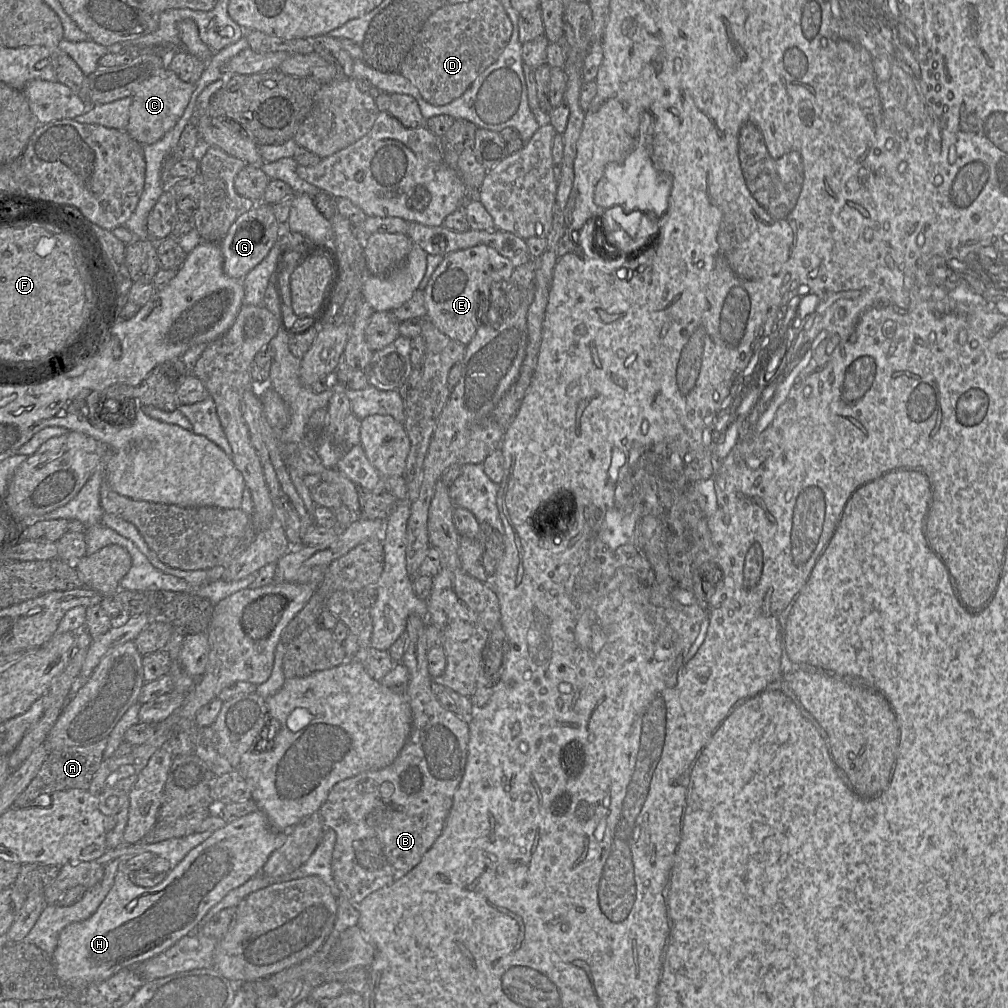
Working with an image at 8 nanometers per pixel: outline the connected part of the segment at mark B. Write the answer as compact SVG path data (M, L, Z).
M426 633L421 635L413 635L413 637L408 637L406 644L405 653L402 659L402 663L407 667L409 672L409 682L405 690L405 696L408 700L409 706L412 712L412 725L411 731L407 742L400 751L397 758L393 763L385 768L379 770L371 770L362 772L351 778L347 778L339 783L337 783L329 792L329 795L319 810L326 829L333 829L336 832L336 844L332 856L332 874L337 888L340 890L350 902L358 905L371 893L391 885L404 875L406 875L412 868L414 868L422 859L423 855L431 848L436 839L442 833L445 822L453 805L453 798L458 786L462 780L467 754L468 754L468 744L470 739L469 731L469 719L462 719L452 713L451 711L445 709L433 692L433 680L428 672L428 661L427 661L427 642Z

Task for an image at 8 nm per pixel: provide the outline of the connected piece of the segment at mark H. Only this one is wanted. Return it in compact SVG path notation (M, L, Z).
M261 810L228 821L175 864L166 878L154 887L135 884L130 878L131 871L126 866L127 858L121 860L115 882L95 913L84 921L69 924L60 932L57 946L51 955L56 976L66 984L87 985L109 979L122 969L136 967L163 953L191 934L208 911L230 891L261 873L270 855L287 840L288 832L275 830Z

